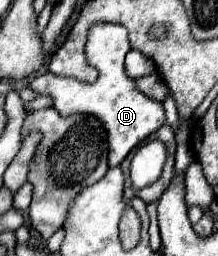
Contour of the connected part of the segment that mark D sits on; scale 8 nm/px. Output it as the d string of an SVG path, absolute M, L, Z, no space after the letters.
M96 24L88 32L86 56L90 64L98 70L98 80L94 84L80 82L76 78L56 76L52 72L42 72L28 82L28 88L38 96L50 96L52 108L60 112L62 118L72 114L94 116L108 136L108 166L116 168L128 156L128 152L138 146L144 138L156 132L164 124L164 108L150 96L144 96L134 88L134 80L124 72L124 56L130 50L128 32L120 24Z

